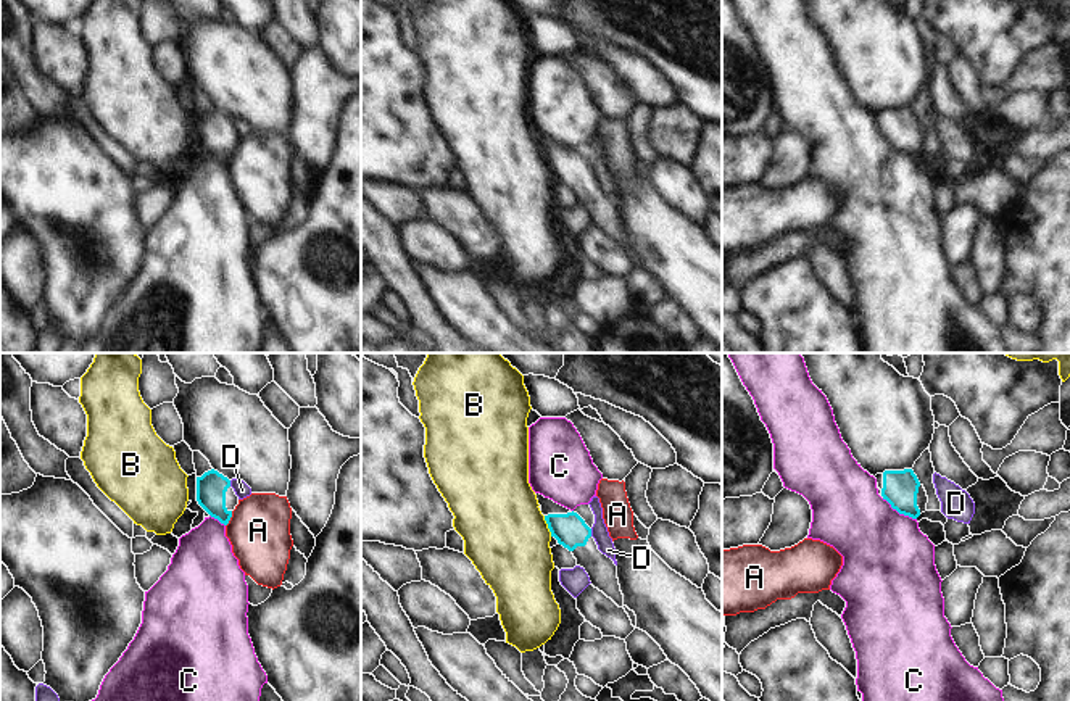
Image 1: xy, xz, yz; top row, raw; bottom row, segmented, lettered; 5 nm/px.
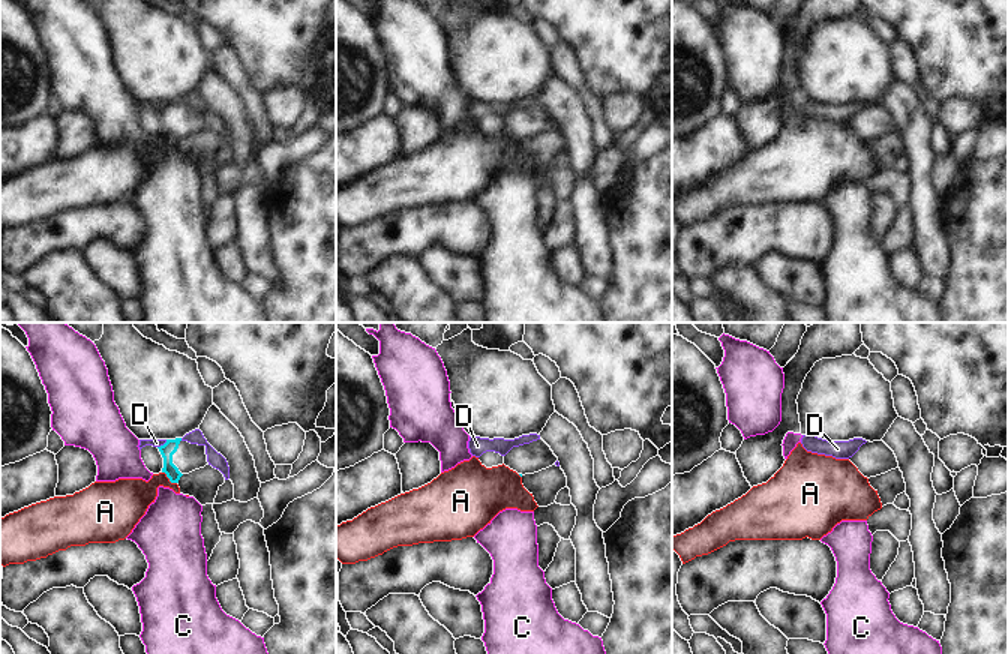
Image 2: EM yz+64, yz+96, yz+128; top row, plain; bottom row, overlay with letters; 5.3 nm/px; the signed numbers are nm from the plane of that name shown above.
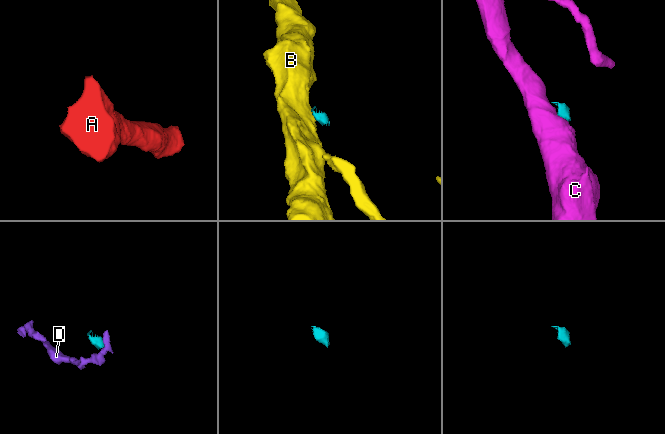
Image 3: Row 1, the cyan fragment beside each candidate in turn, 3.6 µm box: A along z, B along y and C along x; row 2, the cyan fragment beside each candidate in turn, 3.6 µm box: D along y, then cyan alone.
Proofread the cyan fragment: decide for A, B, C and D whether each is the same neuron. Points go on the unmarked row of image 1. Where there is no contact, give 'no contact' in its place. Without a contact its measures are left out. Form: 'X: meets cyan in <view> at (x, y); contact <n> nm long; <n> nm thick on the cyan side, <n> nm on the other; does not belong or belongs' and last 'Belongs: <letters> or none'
A: meets cyan in xy at (229, 158); contact 90 nm long; 150 nm thick on the cyan side, 300 nm on the other; does not belong
B: meets cyan in xz at (548, 165); contact 110 nm long; 160 nm thick on the cyan side, 420 nm on the other; does not belong
C: meets cyan in yz at (899, 152); contact 200 nm long; 180 nm thick on the cyan side, 440 nm on the other; does not belong
D: meets cyan in xz at (590, 171); contact 40 nm long; 160 nm thick on the cyan side, 80 nm on the other; does not belong
Belongs: none

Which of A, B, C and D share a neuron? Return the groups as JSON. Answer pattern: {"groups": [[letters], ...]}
{"groups": [["A"], ["B"], ["C"], ["D"]]}

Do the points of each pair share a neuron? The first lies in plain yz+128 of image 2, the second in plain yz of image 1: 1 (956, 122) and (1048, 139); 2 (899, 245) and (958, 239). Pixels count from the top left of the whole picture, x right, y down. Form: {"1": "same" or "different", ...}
{"1": "different", "2": "same"}

